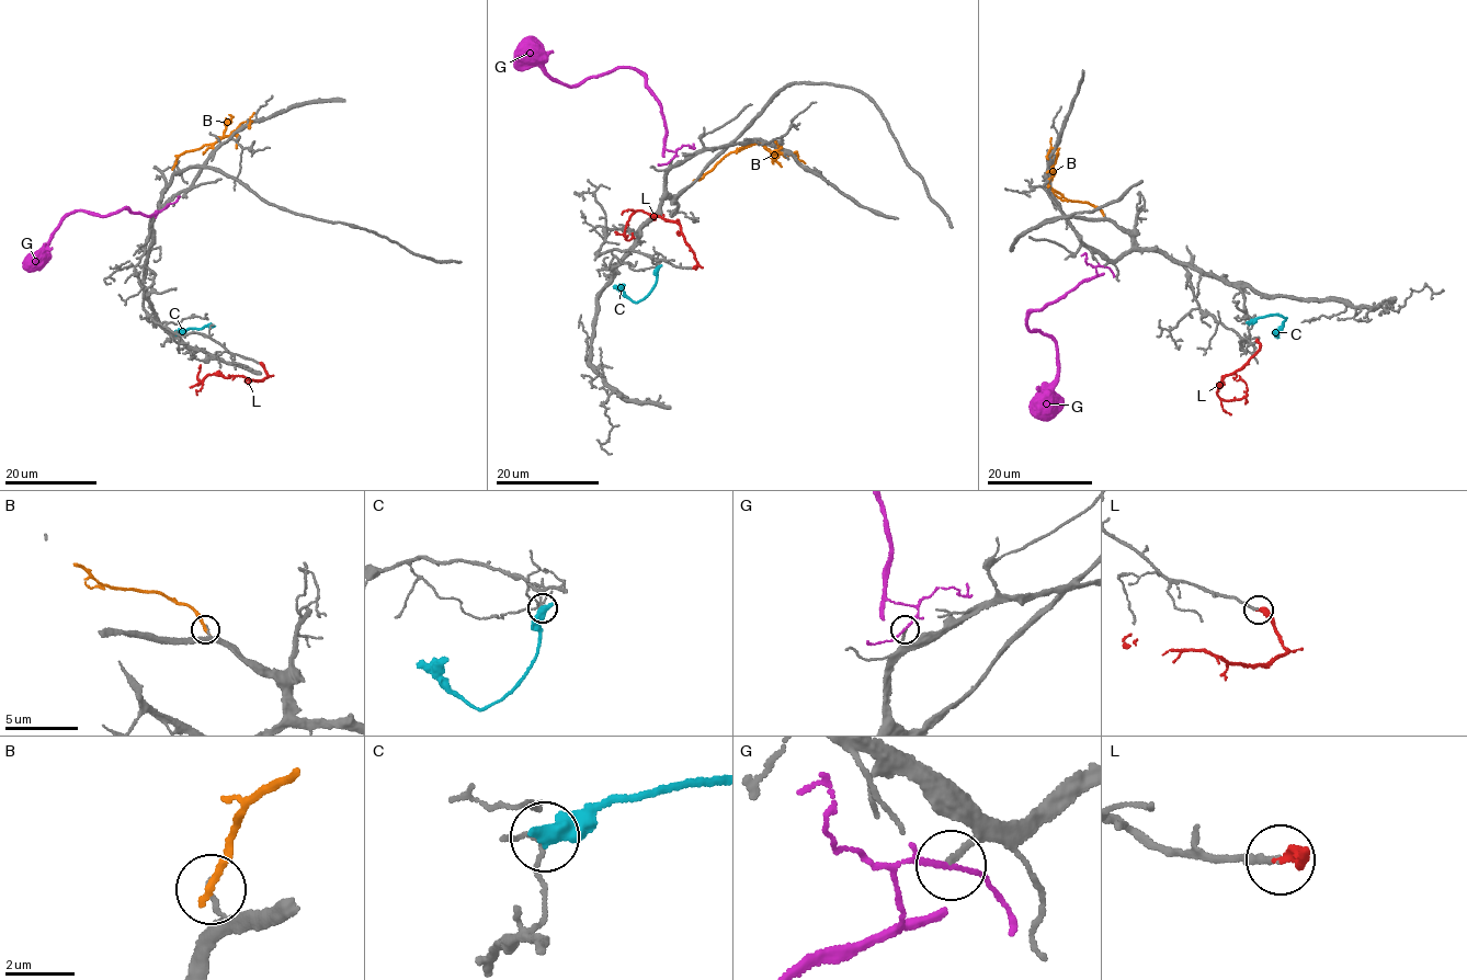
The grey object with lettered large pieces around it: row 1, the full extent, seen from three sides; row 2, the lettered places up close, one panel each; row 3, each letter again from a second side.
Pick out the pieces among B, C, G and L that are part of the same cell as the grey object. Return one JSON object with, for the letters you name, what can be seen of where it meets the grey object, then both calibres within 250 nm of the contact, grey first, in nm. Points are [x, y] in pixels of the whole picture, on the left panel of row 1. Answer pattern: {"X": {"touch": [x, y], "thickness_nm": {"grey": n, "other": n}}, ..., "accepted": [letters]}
{"L": {"touch": [259, 363], "thickness_nm": {"grey": 180, "other": 320}}, "accepted": ["L"]}

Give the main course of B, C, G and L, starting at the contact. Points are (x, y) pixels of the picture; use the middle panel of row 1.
B: (695, 180), (725, 156), (753, 144), (761, 143), (772, 152), (796, 158), (794, 151)
C: (657, 266), (657, 281), (636, 303), (613, 285)
G: (671, 159), (675, 152), (664, 147), (662, 107), (638, 71), (613, 68), (571, 86), (553, 79), (520, 44)
L: (692, 268), (696, 269), (696, 262), (675, 223), (638, 211), (628, 220), (628, 240), (633, 232)

